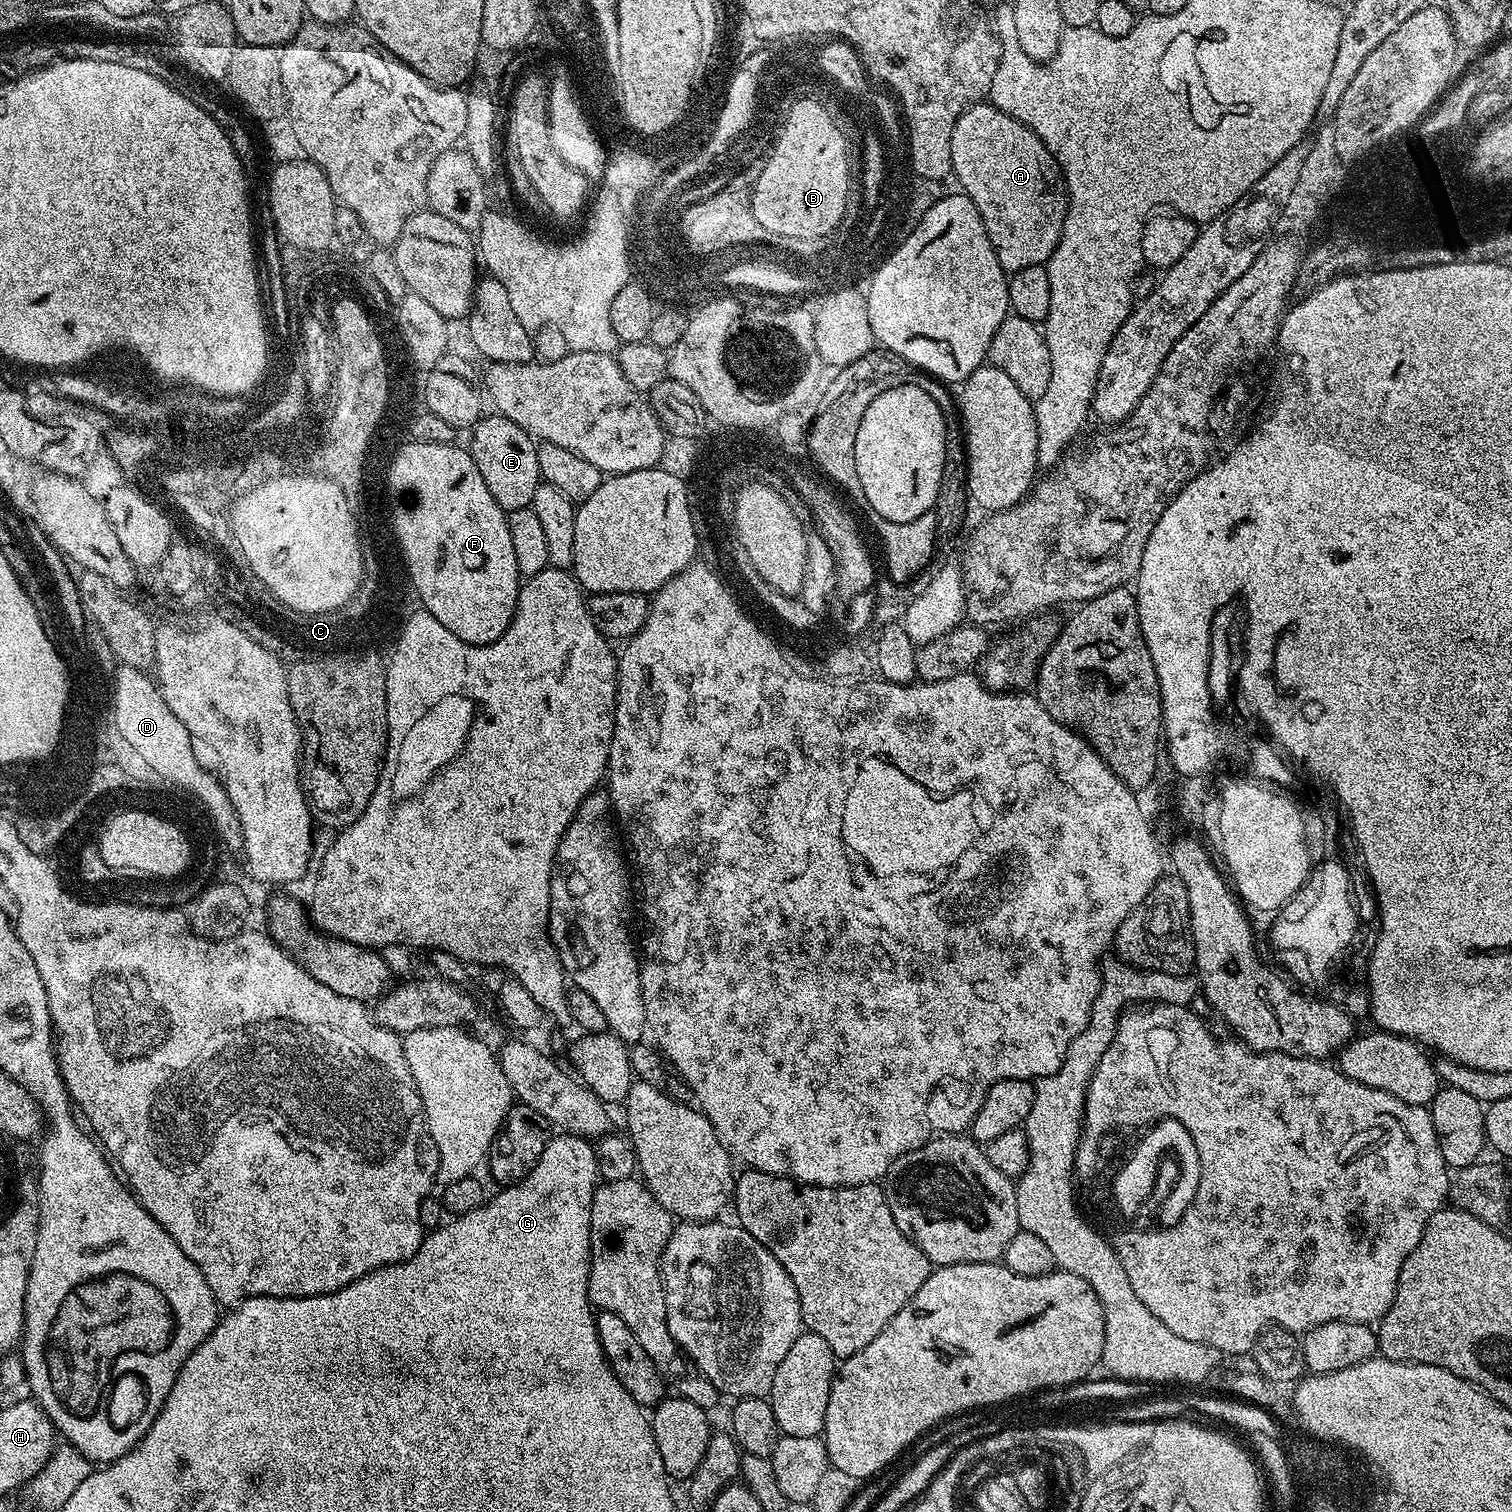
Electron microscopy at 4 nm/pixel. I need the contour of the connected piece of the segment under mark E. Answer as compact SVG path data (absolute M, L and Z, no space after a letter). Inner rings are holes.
M499 414L491 415L477 420L470 432L470 451L478 466L478 474L482 474L486 490L490 490L494 502L498 502L498 506L504 509L505 513L527 508L534 498L534 490L542 483L536 444L533 437L519 428L514 421Z

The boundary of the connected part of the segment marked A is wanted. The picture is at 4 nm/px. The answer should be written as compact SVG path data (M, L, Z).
M975 102L960 113L963 120L951 143L950 158L955 167L956 184L965 187L965 194L978 206L978 214L986 226L986 235L998 254L1005 273L1011 274L1026 266L1047 265L1060 240L1066 211L1066 189L1060 167L1050 150L1022 122L998 110L990 102Z

